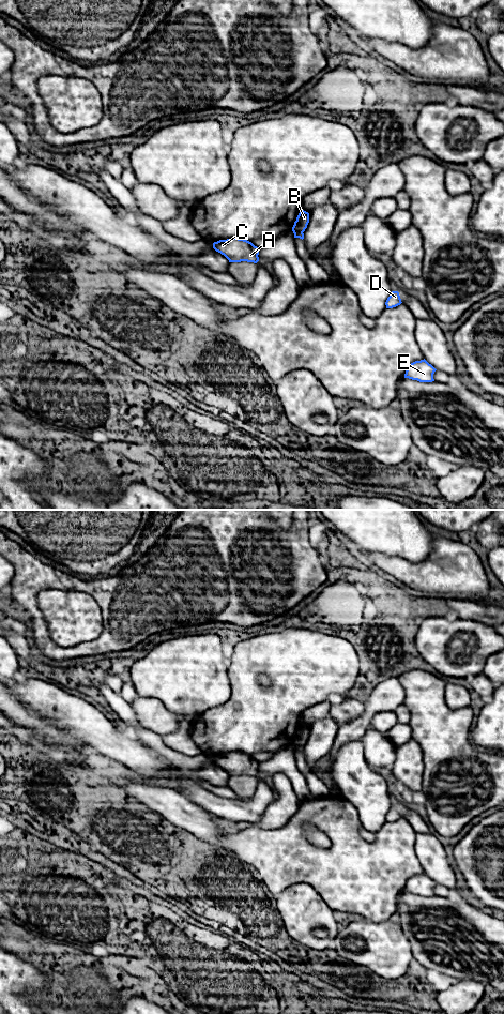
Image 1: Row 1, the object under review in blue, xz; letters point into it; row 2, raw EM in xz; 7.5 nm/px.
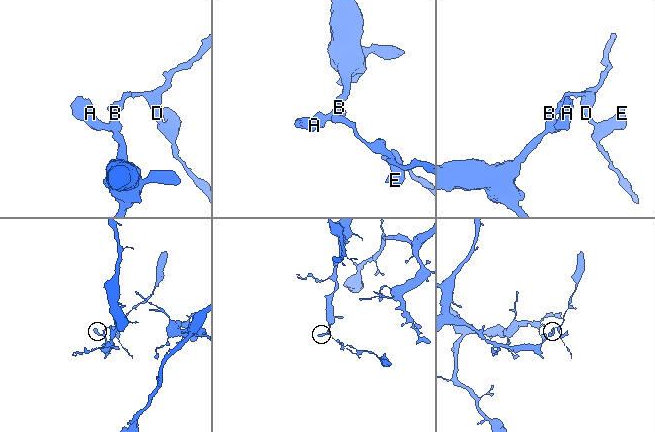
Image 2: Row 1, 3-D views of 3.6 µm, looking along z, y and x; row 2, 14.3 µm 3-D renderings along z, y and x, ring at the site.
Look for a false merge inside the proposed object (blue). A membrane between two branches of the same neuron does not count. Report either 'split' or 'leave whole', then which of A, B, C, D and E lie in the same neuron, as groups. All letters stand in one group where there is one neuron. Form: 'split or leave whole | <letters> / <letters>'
split | A B C / D E

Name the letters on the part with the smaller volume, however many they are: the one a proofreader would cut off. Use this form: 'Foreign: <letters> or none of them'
Foreign: D, E

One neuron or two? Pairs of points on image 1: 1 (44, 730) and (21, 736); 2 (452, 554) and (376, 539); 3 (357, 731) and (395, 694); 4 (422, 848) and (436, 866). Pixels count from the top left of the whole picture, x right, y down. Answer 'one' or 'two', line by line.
1: two
2: two
3: one
4: one

